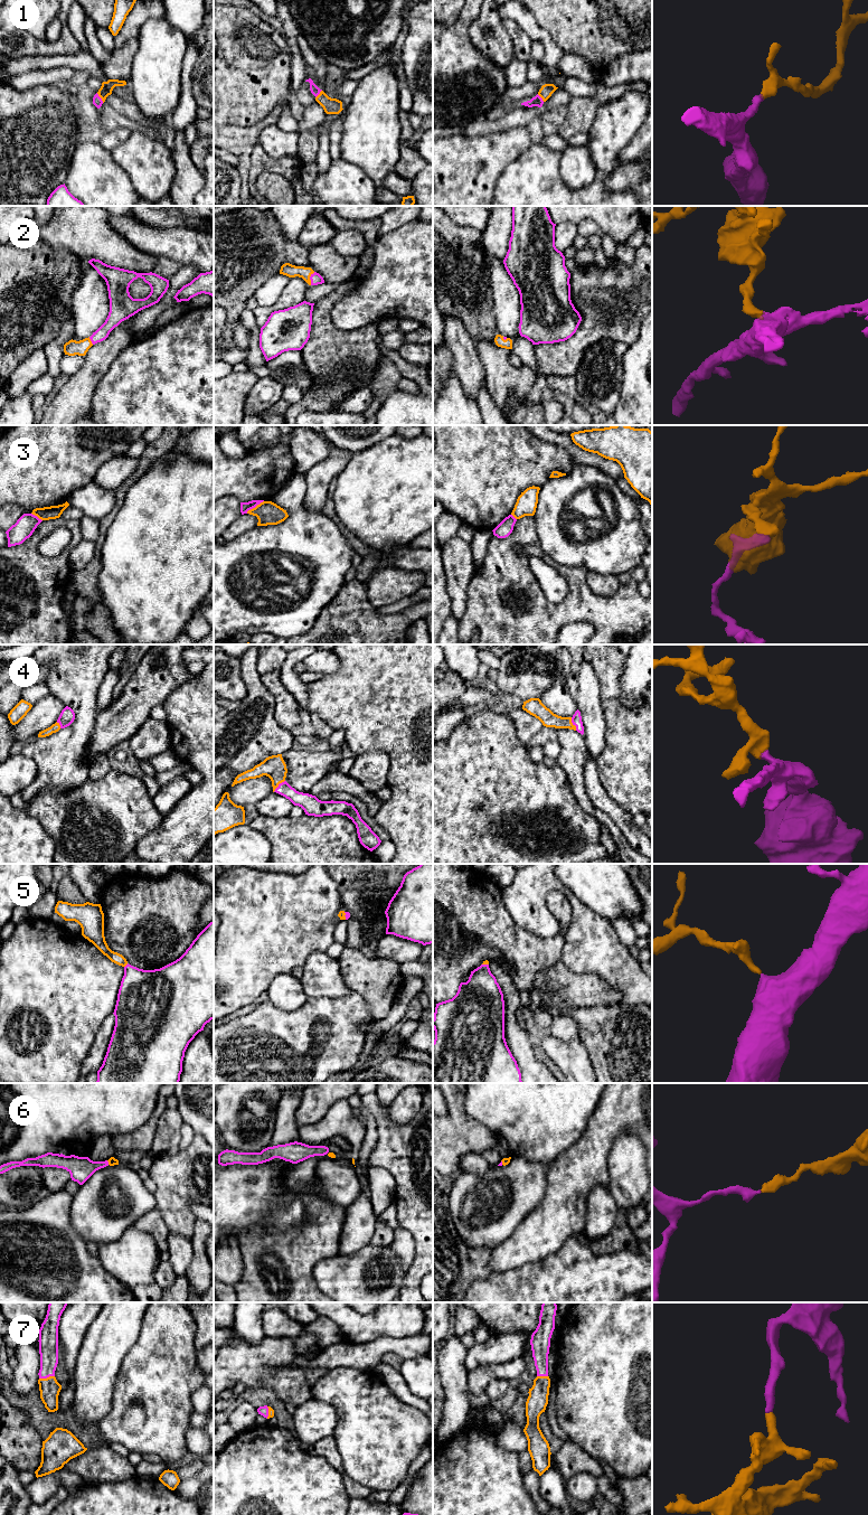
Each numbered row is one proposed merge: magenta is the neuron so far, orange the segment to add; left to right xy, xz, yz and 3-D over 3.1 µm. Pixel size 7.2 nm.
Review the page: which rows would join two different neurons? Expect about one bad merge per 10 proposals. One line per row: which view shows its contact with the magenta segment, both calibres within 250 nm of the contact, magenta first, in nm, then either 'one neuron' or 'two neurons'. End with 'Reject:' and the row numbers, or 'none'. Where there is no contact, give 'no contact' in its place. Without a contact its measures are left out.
1: xy | 70/90 nm | one neuron
2: xz | 80/90 nm | one neuron
3: xz | 70/170 nm | two neurons
4: yz | 80/110 nm | one neuron
5: xy | 360/90 nm | one neuron
6: xy | 180/60 nm | one neuron
7: xy | 140/150 nm | one neuron
Reject: 3

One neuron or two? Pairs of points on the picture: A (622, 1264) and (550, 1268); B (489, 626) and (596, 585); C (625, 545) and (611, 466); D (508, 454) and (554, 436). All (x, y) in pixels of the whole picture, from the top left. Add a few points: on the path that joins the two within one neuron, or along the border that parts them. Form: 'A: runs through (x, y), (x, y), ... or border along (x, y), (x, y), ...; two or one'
A: runs through (604, 1268), (568, 1268); one
B: border along (586, 572), (593, 592), (615, 593); two
C: border along (590, 464), (600, 468), (615, 479); two
D: border along (537, 436), (560, 445), (566, 451); two

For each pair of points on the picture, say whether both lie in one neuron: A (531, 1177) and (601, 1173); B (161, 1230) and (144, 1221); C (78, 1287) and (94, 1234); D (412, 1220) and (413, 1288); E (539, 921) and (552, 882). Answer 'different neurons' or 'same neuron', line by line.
A: different neurons
B: same neuron
C: different neurons
D: same neuron
E: same neuron

